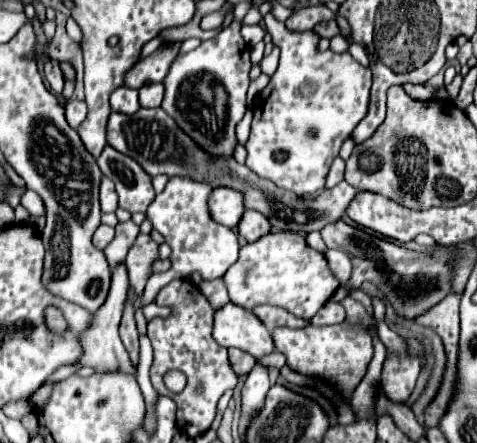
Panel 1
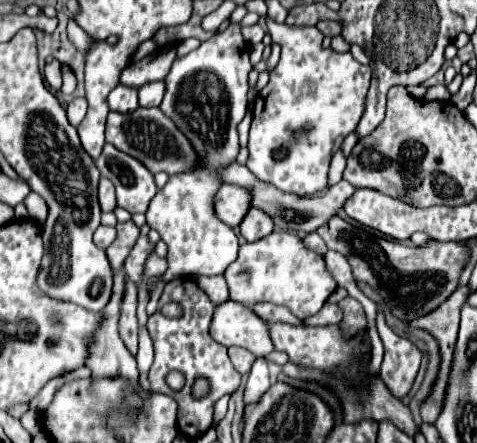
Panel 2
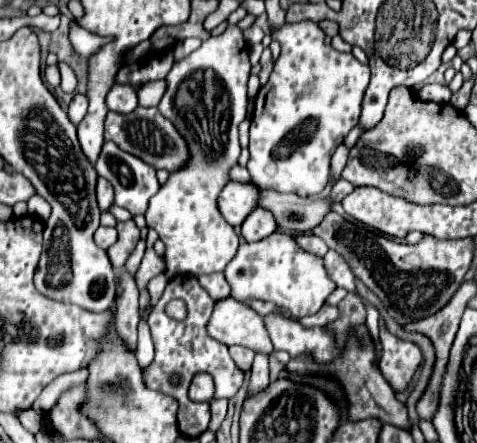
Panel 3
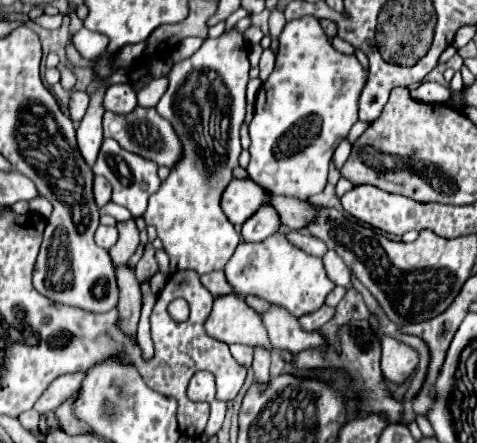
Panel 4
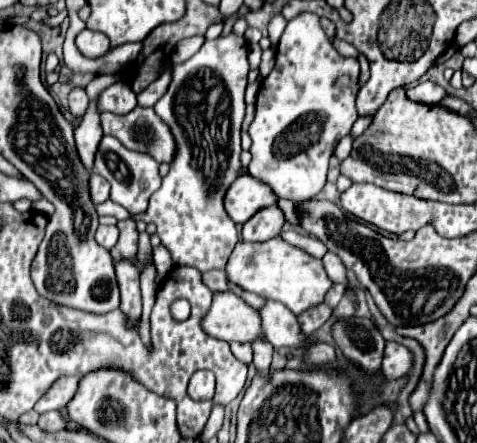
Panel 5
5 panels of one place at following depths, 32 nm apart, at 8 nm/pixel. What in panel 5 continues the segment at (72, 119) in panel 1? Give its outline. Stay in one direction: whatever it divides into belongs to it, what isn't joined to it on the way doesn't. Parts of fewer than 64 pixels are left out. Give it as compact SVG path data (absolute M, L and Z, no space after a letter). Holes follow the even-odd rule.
M74 86L68 94L68 102L70 102L70 112L74 116L82 116L88 108L88 96L86 96L86 90L80 88L80 86Z

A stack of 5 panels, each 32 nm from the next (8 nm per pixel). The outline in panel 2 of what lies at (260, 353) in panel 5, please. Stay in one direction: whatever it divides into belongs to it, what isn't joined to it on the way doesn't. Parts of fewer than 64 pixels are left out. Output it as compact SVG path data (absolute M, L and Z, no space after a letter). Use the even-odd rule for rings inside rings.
M256 358L252 370L250 370L250 378L246 382L246 390L244 390L244 402L250 404L250 402L256 402L260 400L260 396L270 388L270 382L268 382L268 362L266 358Z

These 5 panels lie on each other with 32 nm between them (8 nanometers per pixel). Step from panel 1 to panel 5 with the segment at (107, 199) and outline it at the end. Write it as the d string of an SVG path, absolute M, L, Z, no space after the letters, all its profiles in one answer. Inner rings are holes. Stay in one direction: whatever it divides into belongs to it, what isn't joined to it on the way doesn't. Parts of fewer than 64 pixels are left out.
M94 172L90 174L90 180L88 180L88 190L90 190L90 198L92 198L92 202L94 202L94 204L104 202L104 200L108 198L108 192L110 192L108 182L106 182L102 176L94 174Z

